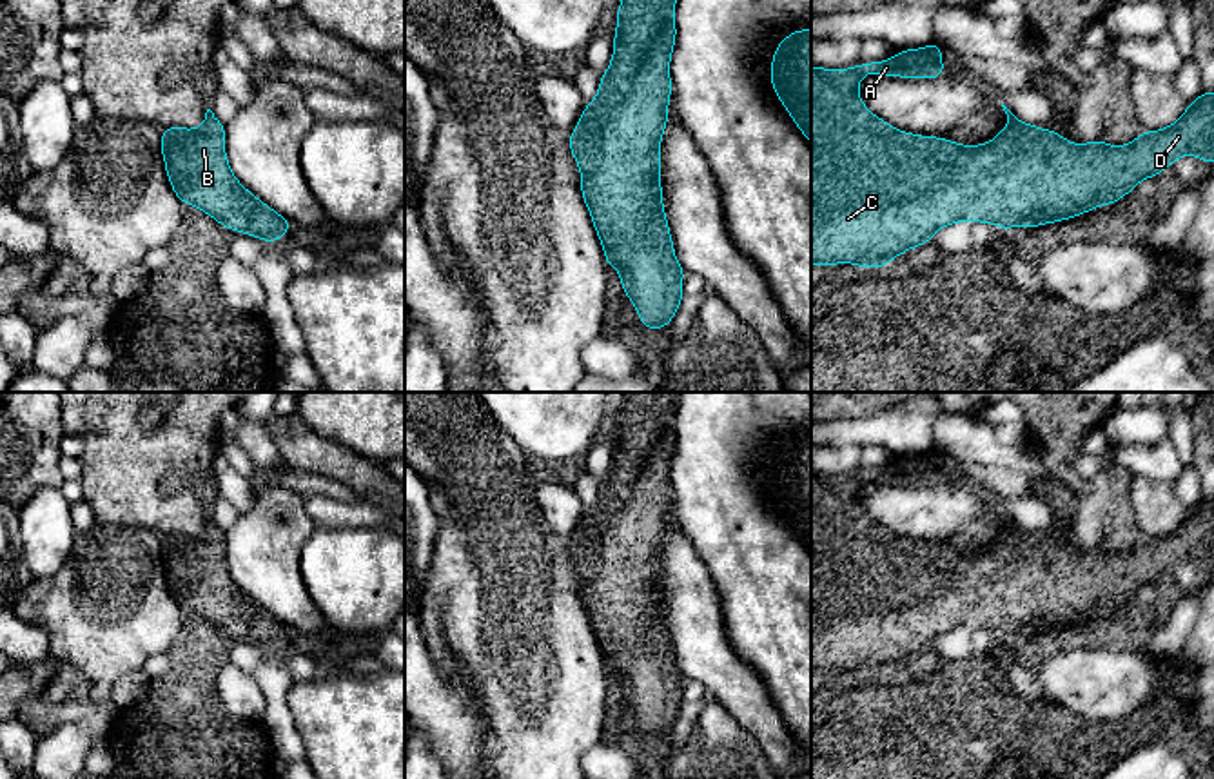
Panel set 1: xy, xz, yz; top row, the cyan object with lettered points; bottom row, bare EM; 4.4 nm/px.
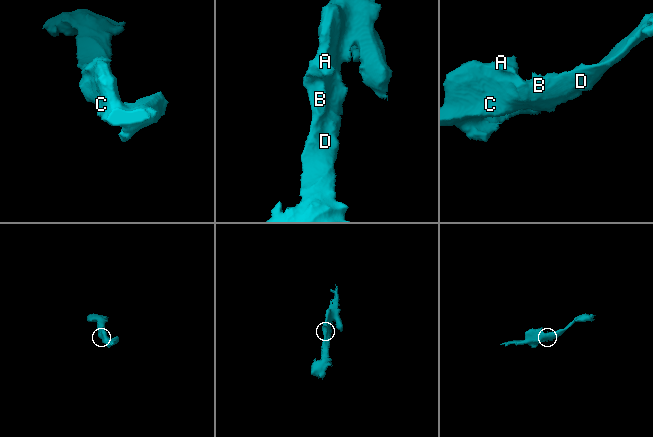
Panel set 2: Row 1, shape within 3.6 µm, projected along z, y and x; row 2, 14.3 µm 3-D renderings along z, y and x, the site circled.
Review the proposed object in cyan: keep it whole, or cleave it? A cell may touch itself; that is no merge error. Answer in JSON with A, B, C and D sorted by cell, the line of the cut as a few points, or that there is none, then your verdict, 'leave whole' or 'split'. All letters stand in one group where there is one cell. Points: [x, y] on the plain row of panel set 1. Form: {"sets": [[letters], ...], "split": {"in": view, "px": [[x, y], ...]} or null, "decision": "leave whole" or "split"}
{"sets": [["A", "B", "C", "D"]], "split": null, "decision": "leave whole"}

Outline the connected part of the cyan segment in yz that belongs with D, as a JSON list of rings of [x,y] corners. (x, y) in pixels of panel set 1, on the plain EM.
[[[933,449],[922,456],[902,456],[889,467],[866,468],[851,476],[822,476],[811,472],[811,672],[853,670],[884,675],[902,659],[925,652],[933,641],[958,628],[985,628],[1005,639],[1014,632],[1038,634],[1063,628],[1105,610],[1114,612],[1141,587],[1158,583],[1180,563],[1214,570],[1214,499],[1201,499],[1183,523],[1160,537],[1145,537],[1127,552],[1107,552],[1092,547],[1076,552],[1062,541],[1023,530],[1004,510],[1007,534],[982,552],[962,552],[947,545],[904,539],[875,523],[862,508],[857,494],[866,479],[876,483],[933,487],[945,481],[942,454]]]

